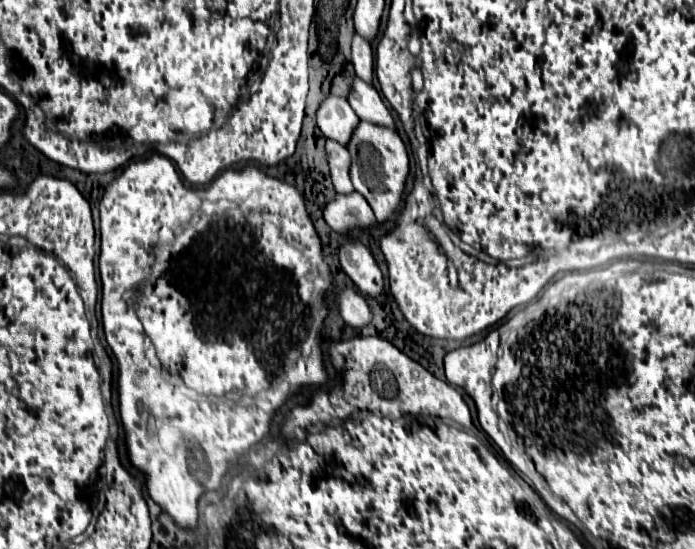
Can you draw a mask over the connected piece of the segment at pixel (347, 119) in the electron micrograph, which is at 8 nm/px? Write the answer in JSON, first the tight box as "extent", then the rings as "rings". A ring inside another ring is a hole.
{"extent":[318,96,358,146],"rings":[[[328,96],[322,106],[318,108],[318,128],[322,134],[342,146],[350,142],[350,136],[354,134],[354,128],[358,126],[358,116],[350,108],[346,98]]]}

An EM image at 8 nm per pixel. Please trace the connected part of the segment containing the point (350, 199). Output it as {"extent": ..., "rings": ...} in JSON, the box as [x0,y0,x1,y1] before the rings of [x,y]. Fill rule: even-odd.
{"extent":[324,192,378,236],"rings":[[[358,192],[348,196],[336,194],[336,198],[324,208],[324,220],[342,236],[352,234],[352,230],[370,230],[378,226],[372,208]]]}

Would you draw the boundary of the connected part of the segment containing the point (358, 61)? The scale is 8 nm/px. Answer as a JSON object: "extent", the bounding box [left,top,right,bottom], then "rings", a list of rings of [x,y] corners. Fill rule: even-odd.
{"extent":[352,34,374,84],"rings":[[[358,34],[354,36],[352,42],[352,64],[356,68],[356,76],[360,80],[366,80],[366,84],[372,84],[372,76],[374,76],[374,54],[370,44],[360,38]]]}

